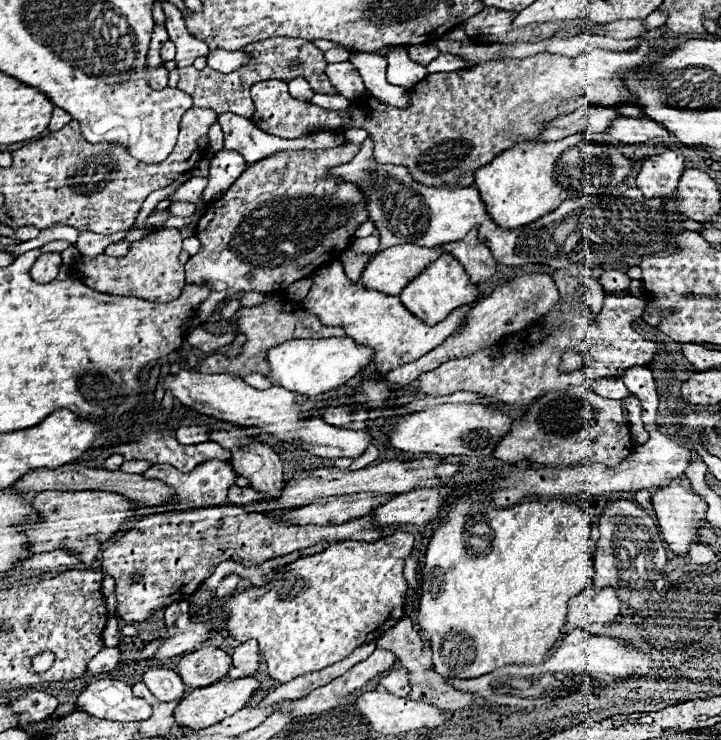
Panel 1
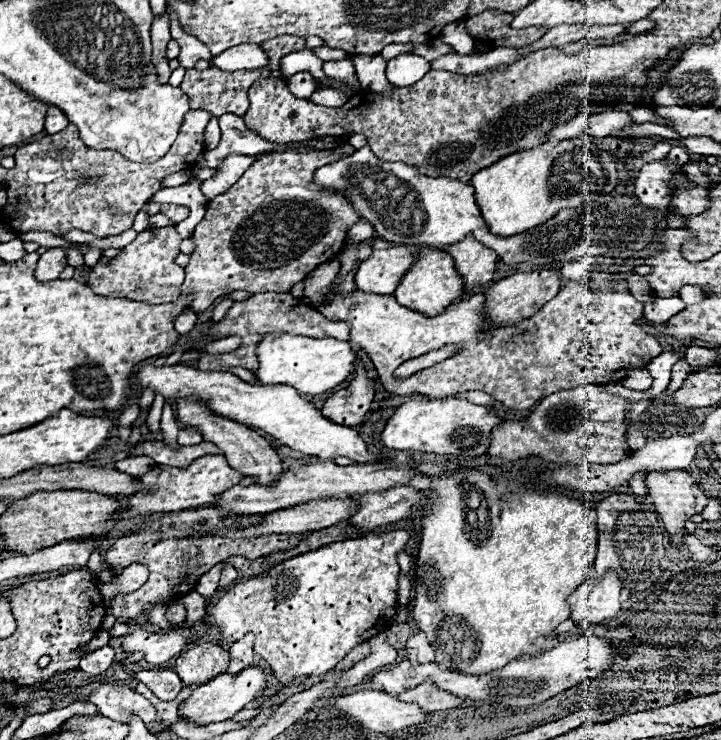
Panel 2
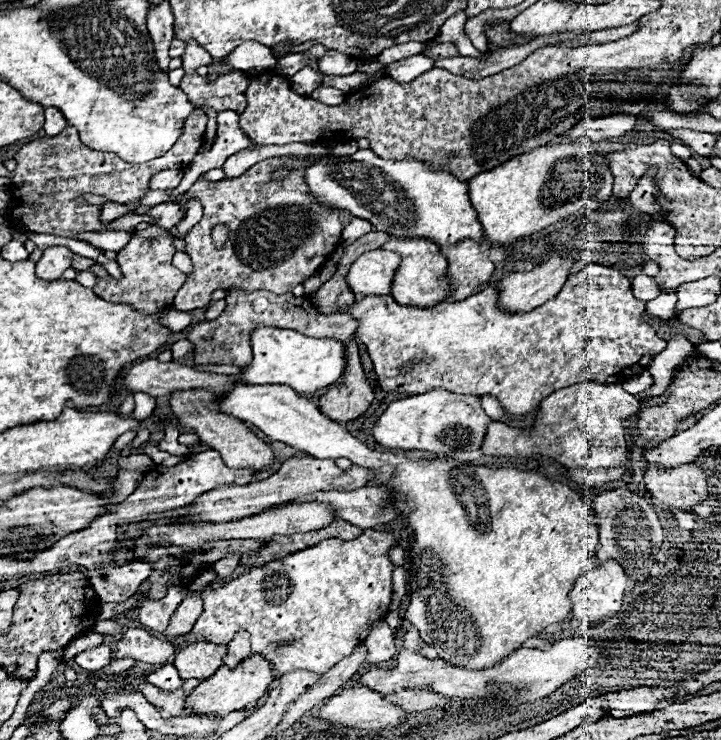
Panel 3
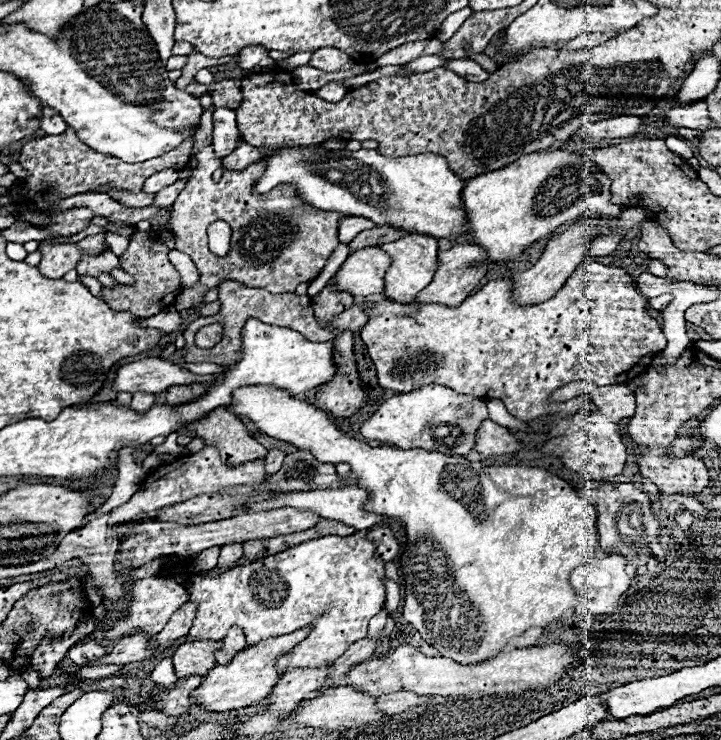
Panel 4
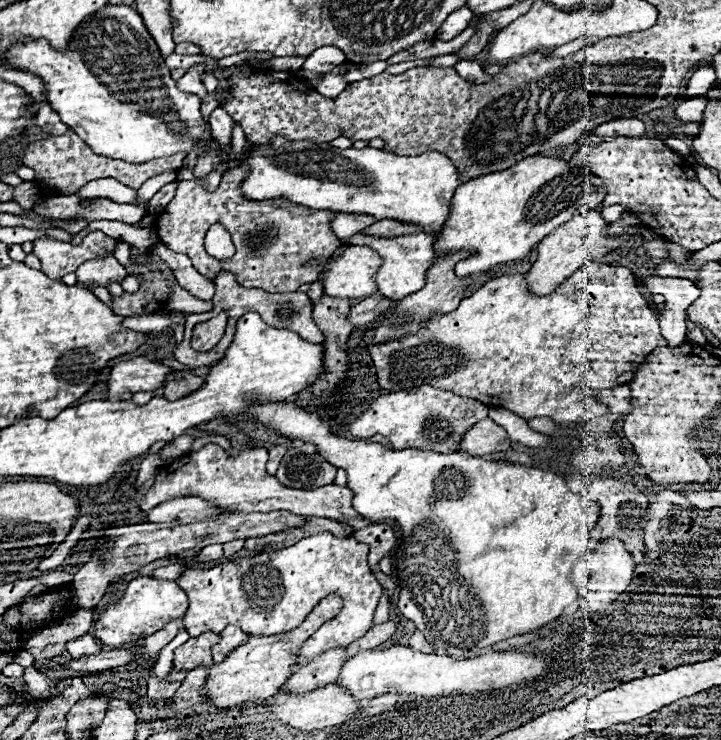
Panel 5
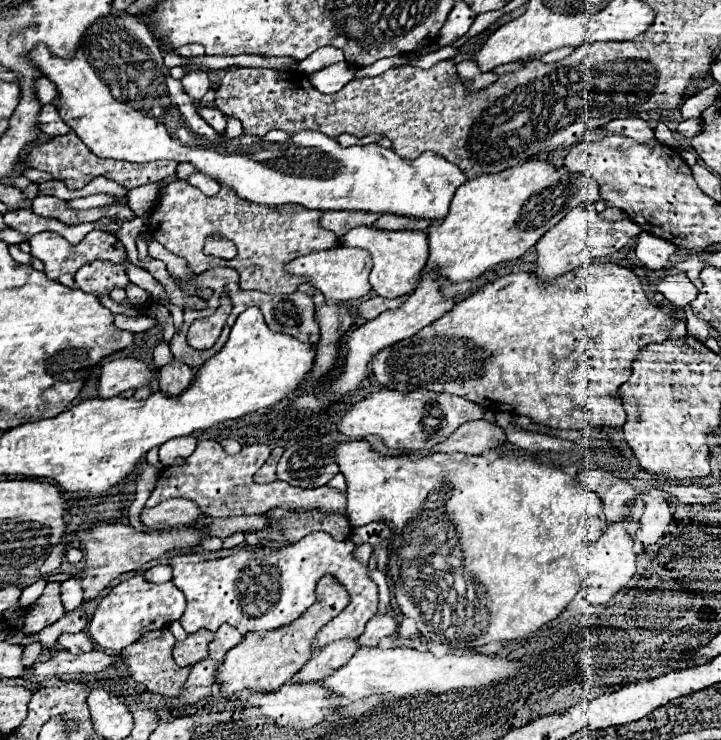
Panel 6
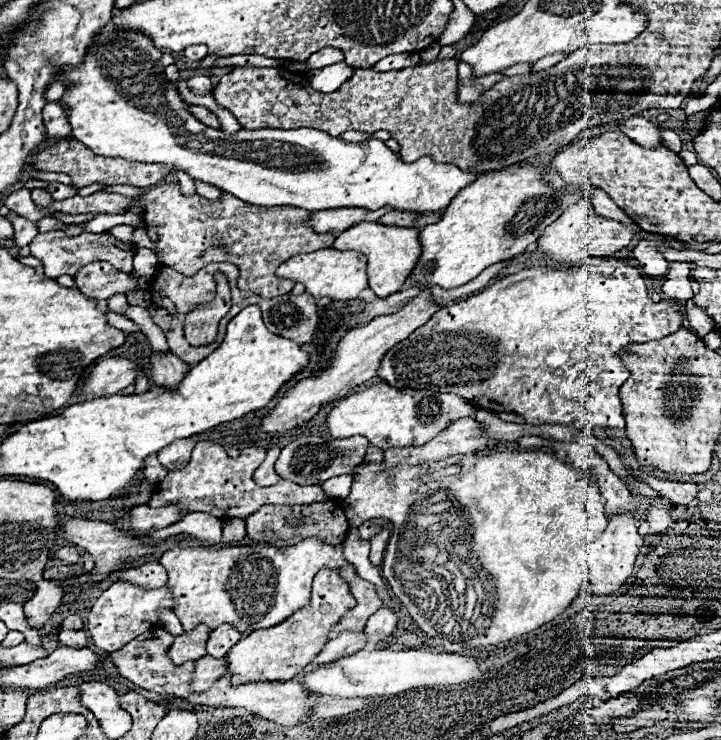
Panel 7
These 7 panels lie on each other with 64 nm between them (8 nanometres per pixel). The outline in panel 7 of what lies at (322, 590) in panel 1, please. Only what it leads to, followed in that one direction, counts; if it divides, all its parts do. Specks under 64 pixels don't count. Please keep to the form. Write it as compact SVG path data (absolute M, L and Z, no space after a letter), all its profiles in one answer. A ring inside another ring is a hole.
M302 540L294 546L188 546L176 542L158 560L168 572L168 588L174 596L174 612L184 630L206 624L216 628L222 622L234 624L238 632L254 632L272 628L286 620L292 612L310 602L312 580L320 568L340 568L342 576L350 582L352 594L358 604L334 626L332 636L354 630L360 632L370 614L374 614L382 600L376 596L374 584L358 578L352 564L342 556L342 546L322 544L320 540Z

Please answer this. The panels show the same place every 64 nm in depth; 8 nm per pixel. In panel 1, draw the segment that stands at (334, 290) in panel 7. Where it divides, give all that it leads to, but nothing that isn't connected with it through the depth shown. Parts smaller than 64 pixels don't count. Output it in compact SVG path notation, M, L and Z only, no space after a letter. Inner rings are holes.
M400 244L386 248L366 264L362 272L362 286L398 296L408 280L416 278L440 254L444 254L440 246L422 248L414 244Z

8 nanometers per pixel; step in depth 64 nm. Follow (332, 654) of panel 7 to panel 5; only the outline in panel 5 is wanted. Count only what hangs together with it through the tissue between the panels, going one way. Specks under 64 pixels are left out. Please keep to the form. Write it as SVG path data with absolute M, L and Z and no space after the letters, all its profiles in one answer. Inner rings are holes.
M346 646L344 648L332 648L326 650L322 656L316 656L314 662L308 662L306 666L298 668L282 686L282 690L292 694L304 694L314 688L322 688L338 676L342 664L346 662Z

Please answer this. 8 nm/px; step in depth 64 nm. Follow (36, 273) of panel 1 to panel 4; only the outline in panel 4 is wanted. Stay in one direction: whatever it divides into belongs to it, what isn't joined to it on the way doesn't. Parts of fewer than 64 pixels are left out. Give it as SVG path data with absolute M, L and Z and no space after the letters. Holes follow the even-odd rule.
M94 234L86 236L84 240L76 244L48 244L42 242L38 246L38 252L42 254L42 260L38 264L42 276L46 278L62 278L66 272L74 270L76 264L86 256L98 256L102 252L108 252L106 234Z

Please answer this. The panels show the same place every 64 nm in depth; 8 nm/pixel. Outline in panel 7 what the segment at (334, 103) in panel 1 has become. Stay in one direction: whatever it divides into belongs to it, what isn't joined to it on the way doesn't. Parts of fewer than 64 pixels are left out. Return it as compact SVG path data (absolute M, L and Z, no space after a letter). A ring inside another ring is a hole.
M344 62L340 64L334 64L334 66L326 66L322 70L310 70L310 84L316 88L316 90L322 90L322 92L334 92L342 86L342 82L346 82L346 78L350 78L354 70L350 66L346 66Z

